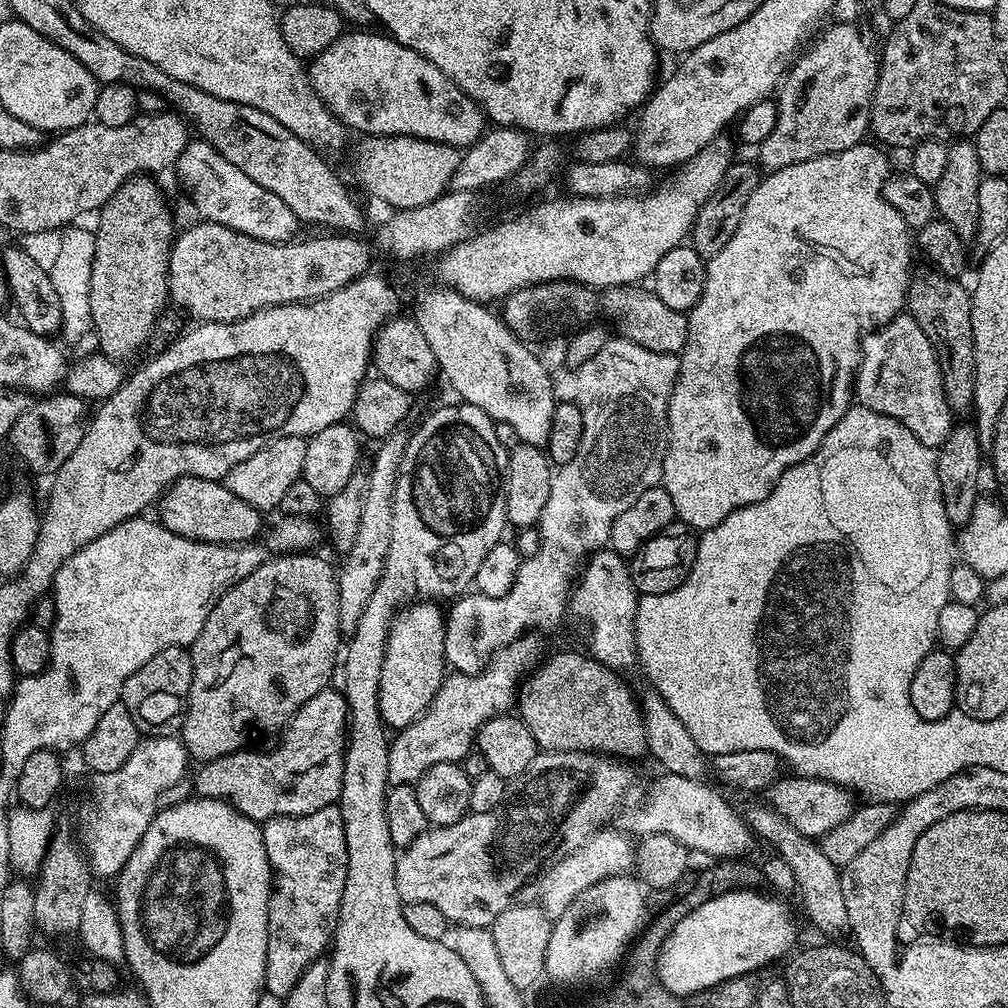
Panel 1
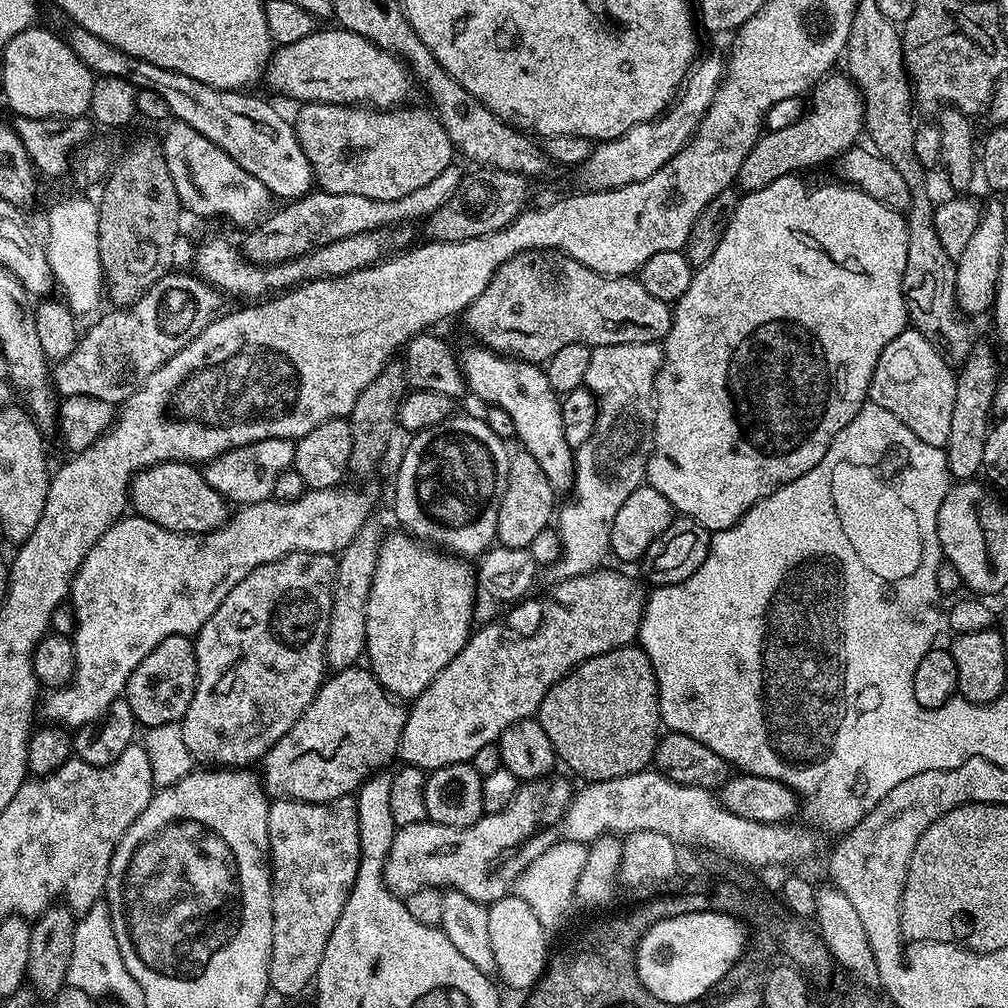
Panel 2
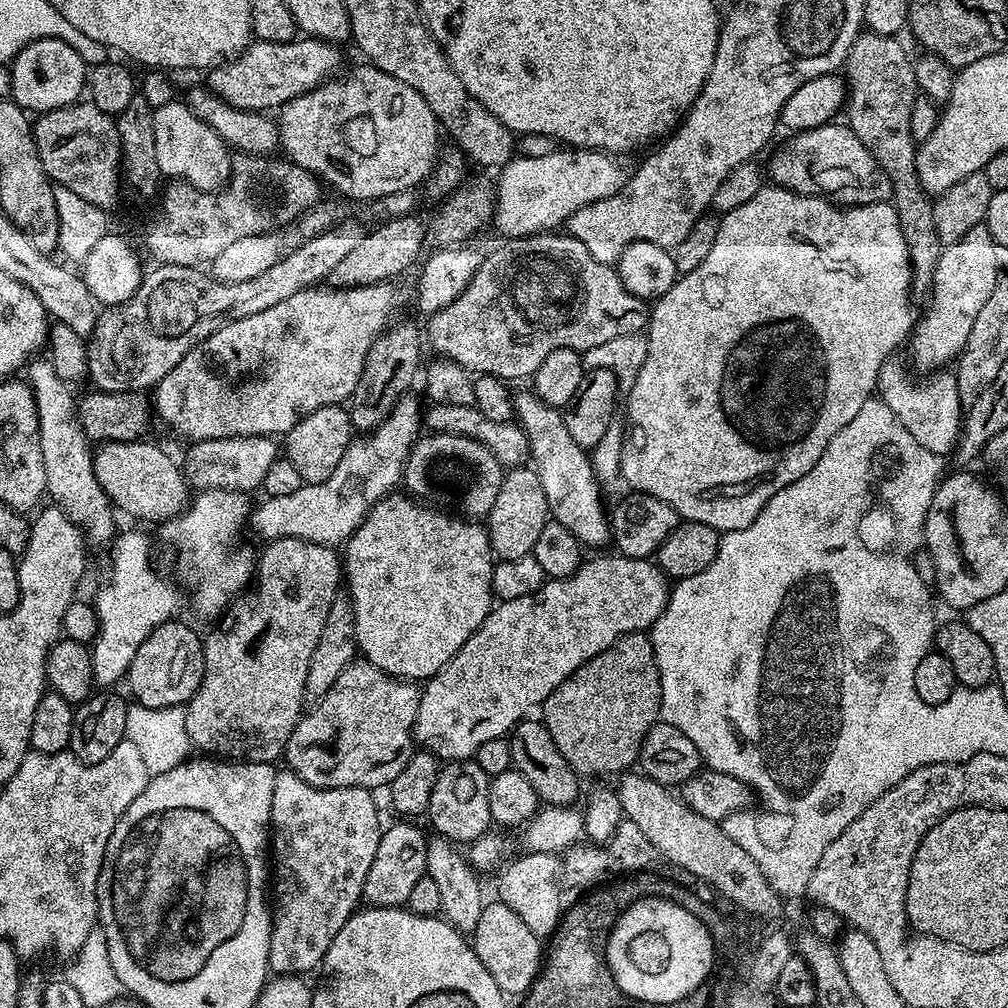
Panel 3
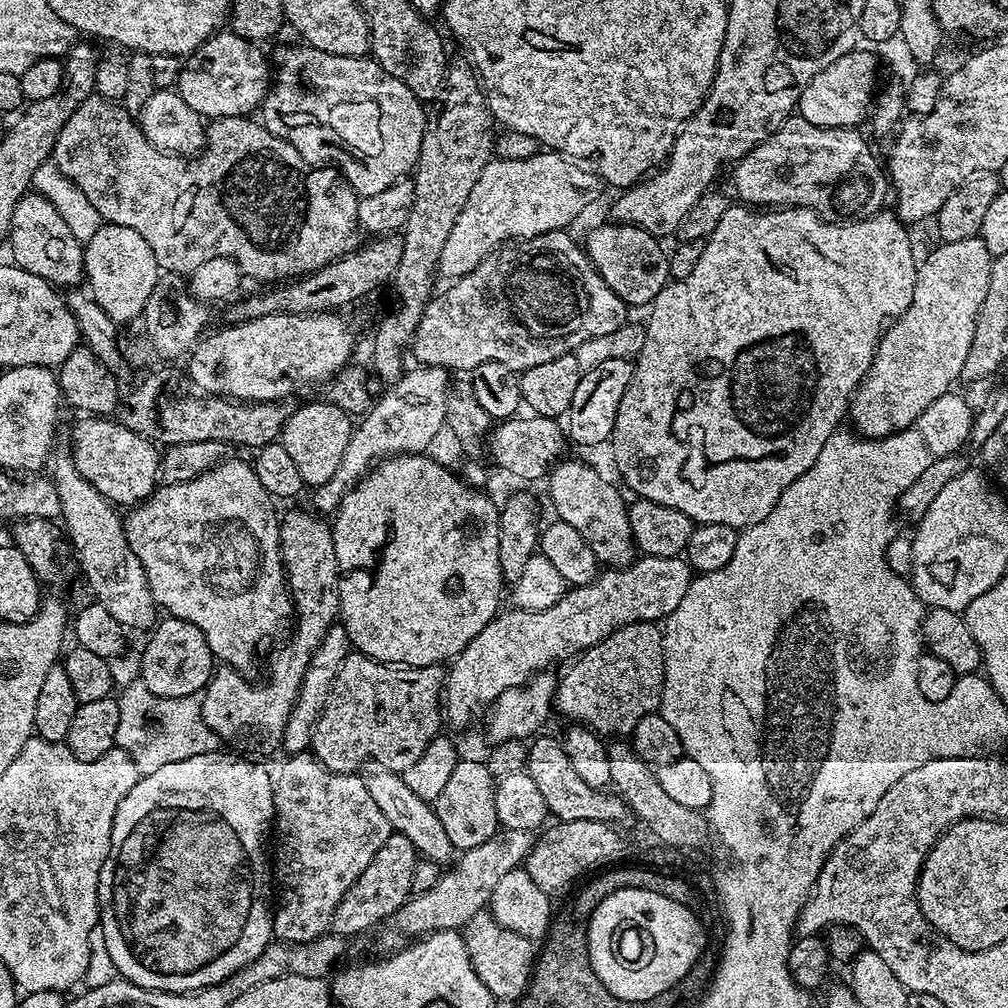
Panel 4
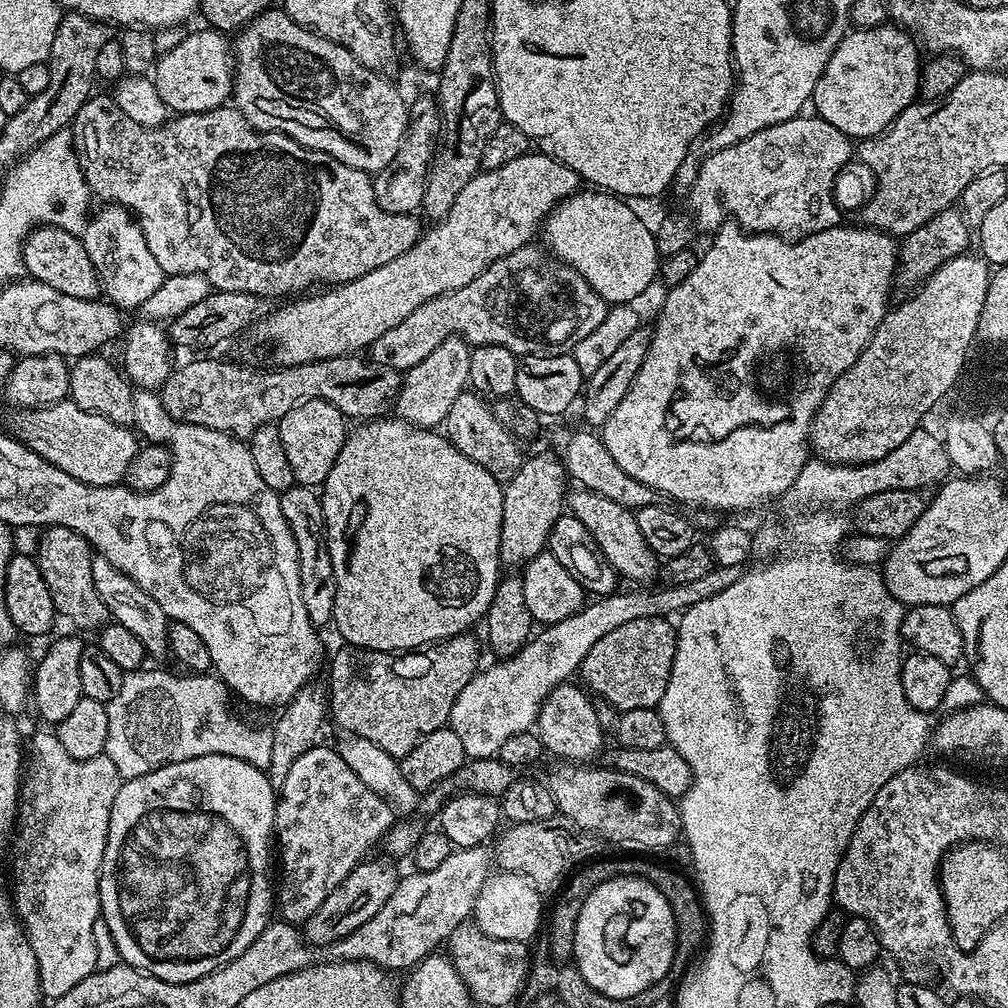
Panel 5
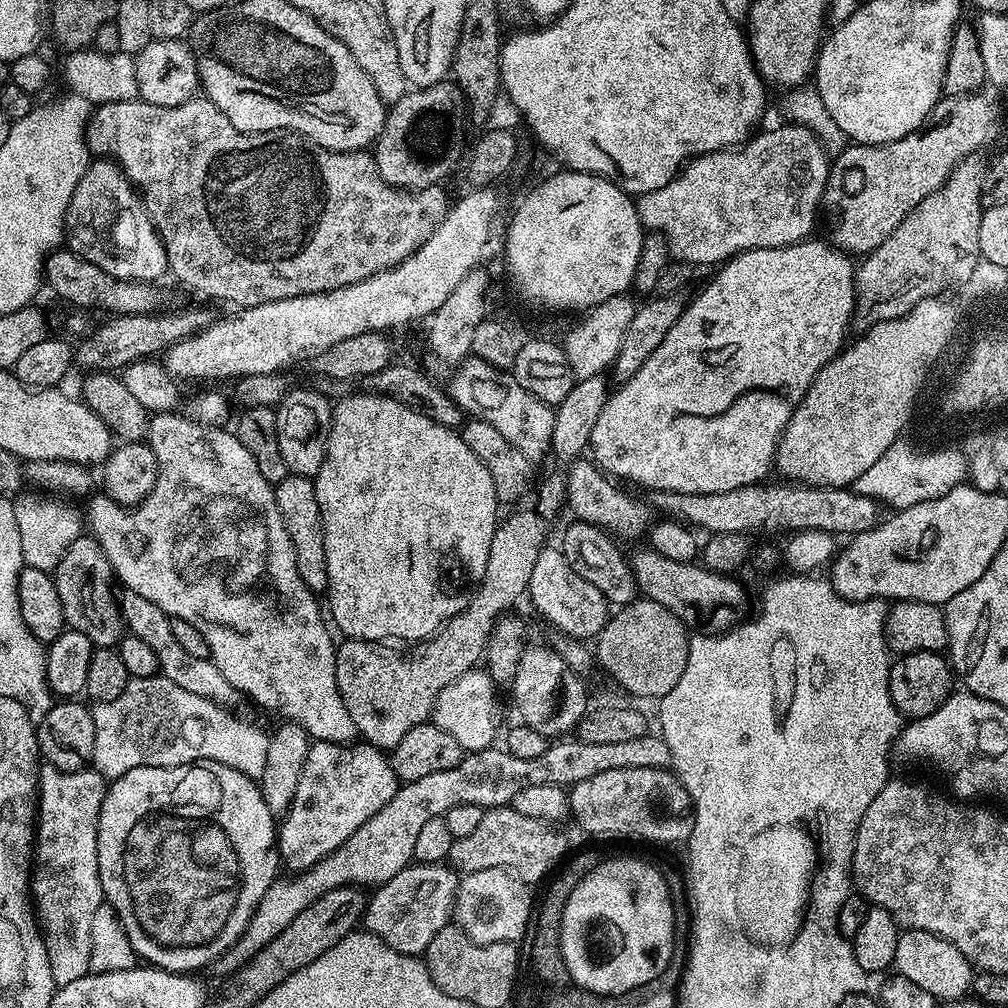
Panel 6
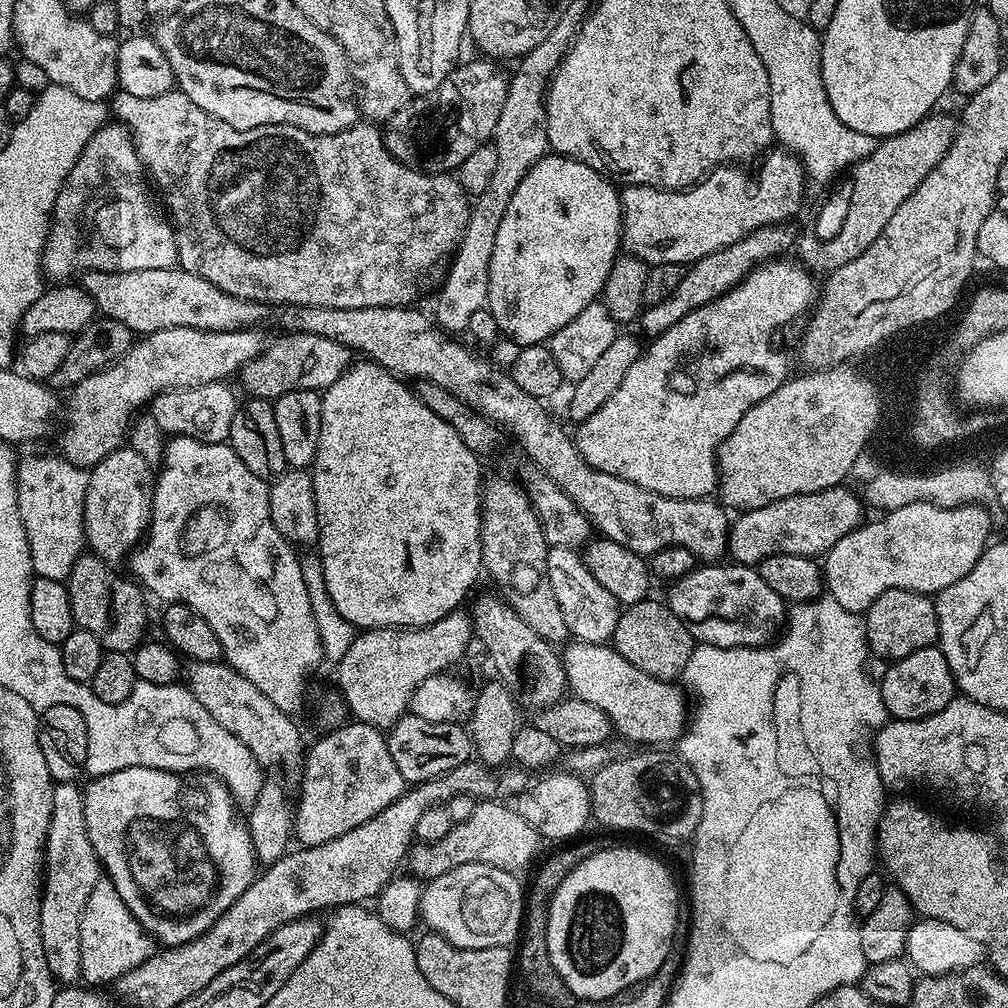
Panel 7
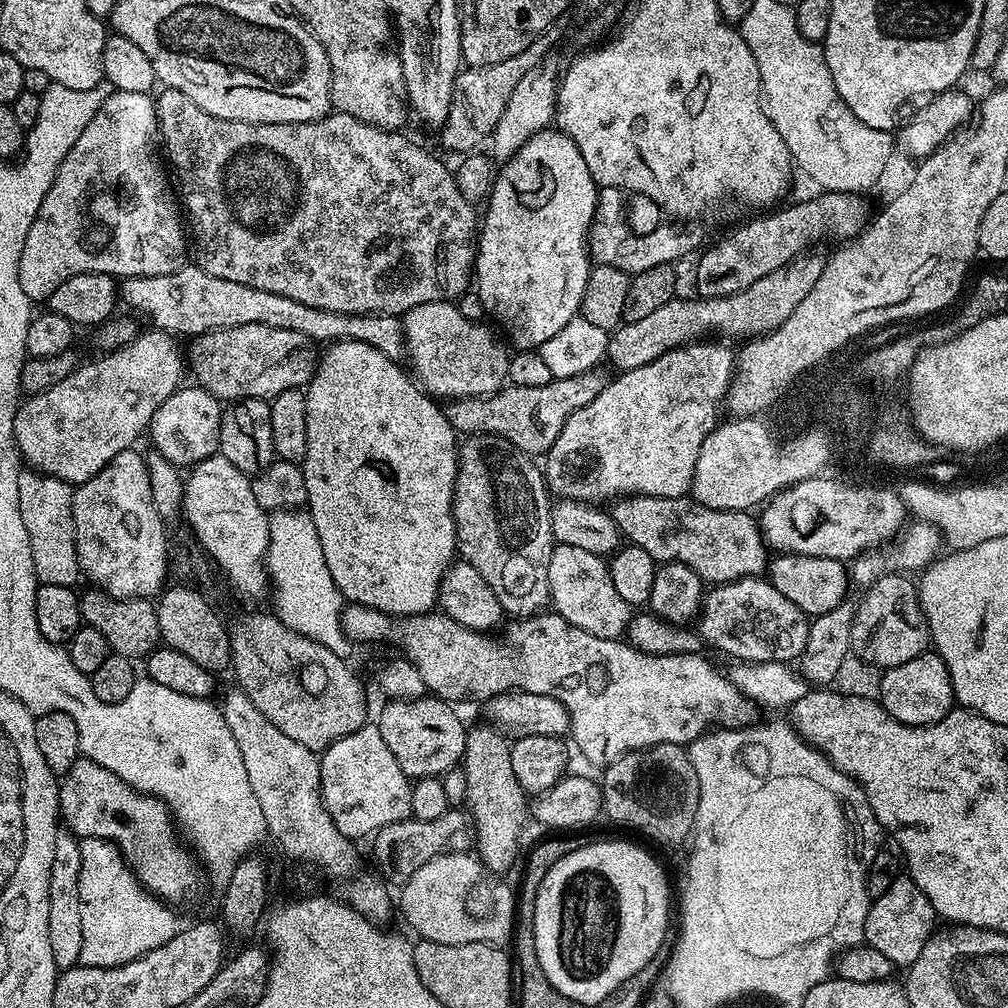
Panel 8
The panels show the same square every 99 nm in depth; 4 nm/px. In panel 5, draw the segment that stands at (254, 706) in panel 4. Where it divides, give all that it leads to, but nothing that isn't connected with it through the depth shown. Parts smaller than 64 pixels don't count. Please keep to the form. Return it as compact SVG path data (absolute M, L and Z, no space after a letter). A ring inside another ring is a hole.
M295 483L286 491L279 493L279 498L282 514L298 546L300 585L302 586L302 598L306 602L306 614L310 614L313 624L317 626L331 625L336 597L336 579L334 578L334 562L330 562L328 553L328 535L324 533L322 502L317 489L305 488L303 484Z

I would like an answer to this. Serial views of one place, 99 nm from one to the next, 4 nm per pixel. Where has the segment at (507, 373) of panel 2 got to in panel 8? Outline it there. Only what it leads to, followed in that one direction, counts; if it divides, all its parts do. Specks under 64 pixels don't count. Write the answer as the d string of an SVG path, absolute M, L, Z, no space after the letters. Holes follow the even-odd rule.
M754 576L709 587L698 609L698 633L703 643L708 646L713 644L718 651L733 656L733 661L745 664L765 664L771 660L795 661L803 654L806 646L809 623L809 617L789 598L780 594L768 578Z

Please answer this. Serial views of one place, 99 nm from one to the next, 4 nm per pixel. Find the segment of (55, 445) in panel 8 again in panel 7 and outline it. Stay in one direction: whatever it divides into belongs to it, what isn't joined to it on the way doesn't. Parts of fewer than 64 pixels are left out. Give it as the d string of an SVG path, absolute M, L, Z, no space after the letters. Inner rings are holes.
M174 326L141 335L122 359L74 385L73 396L68 400L72 407L72 429L64 436L62 456L80 468L91 470L102 458L122 447L143 404L151 405L155 396L169 390L227 381L227 376L235 372L237 375L265 347L266 339L255 327L207 332Z

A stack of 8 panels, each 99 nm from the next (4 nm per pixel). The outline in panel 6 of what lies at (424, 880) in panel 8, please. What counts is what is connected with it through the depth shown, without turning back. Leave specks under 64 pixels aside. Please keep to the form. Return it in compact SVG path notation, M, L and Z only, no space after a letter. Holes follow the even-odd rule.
M503 868L478 870L459 877L456 886L456 901L452 914L456 927L462 929L476 944L493 944L519 941L519 936L530 928L534 904L528 901L525 885L513 873Z

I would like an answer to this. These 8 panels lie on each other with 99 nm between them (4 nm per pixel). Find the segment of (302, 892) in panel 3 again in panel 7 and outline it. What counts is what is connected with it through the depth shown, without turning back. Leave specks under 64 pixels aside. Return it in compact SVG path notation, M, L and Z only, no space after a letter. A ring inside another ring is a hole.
M345 722L333 728L303 757L300 801L294 804L294 836L305 848L330 842L354 826L362 826L406 791L398 765L390 758L385 733L359 722Z

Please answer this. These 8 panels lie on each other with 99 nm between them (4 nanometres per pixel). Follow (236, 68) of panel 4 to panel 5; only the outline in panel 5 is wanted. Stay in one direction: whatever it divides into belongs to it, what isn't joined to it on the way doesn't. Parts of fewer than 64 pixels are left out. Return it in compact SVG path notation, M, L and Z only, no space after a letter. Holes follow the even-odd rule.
M189 31L174 50L159 53L154 65L156 89L173 113L205 112L229 103L234 79L234 52L225 33L207 31Z

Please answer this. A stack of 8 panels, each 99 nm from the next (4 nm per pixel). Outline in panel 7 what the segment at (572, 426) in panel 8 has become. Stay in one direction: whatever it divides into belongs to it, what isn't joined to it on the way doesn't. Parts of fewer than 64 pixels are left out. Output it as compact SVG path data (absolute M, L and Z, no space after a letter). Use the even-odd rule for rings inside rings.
M788 258L774 259L769 263L753 269L740 284L734 285L726 294L722 294L714 302L686 314L682 322L674 322L666 334L655 337L652 344L641 351L640 357L630 366L626 376L622 379L621 386L610 398L606 399L605 404L590 414L574 432L576 448L580 452L580 457L590 466L602 470L606 474L614 474L618 478L626 478L626 482L634 482L639 488L650 490L654 494L662 494L666 498L678 498L679 500L703 500L711 497L718 488L718 469L716 467L716 452L720 448L720 443L732 433L734 426L742 422L746 410L750 410L754 405L770 398L776 390L781 388L784 381L789 379L788 360L782 353L776 352L772 345L772 335L779 330L783 324L788 324L791 320L796 320L800 315L803 317L815 305L818 299L818 284L815 284L813 273L809 272L803 264L793 262Z

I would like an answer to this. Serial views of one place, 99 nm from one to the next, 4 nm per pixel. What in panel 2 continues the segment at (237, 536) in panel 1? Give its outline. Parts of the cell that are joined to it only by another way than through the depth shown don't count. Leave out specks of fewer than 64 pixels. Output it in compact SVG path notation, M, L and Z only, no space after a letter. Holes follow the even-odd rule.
M161 460L136 473L130 485L130 508L135 515L175 532L213 532L230 515L229 501L204 480L203 471L182 460Z

